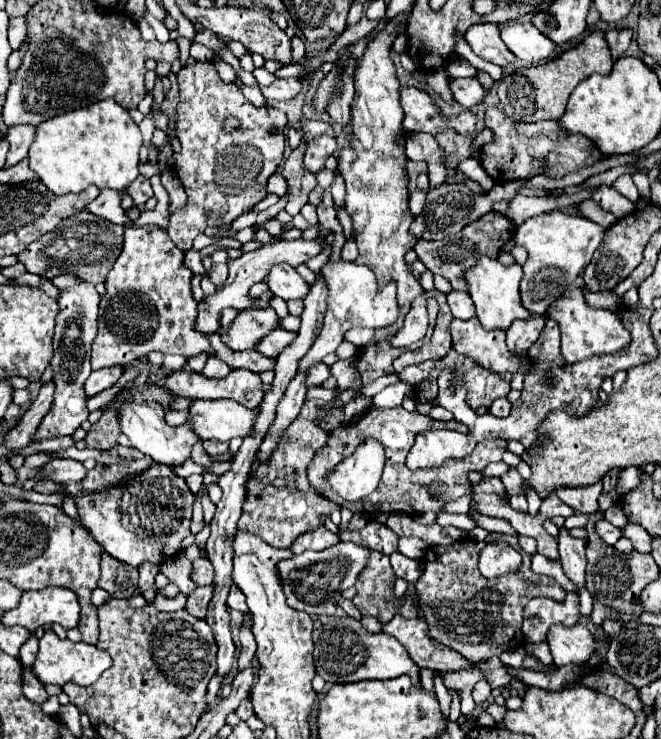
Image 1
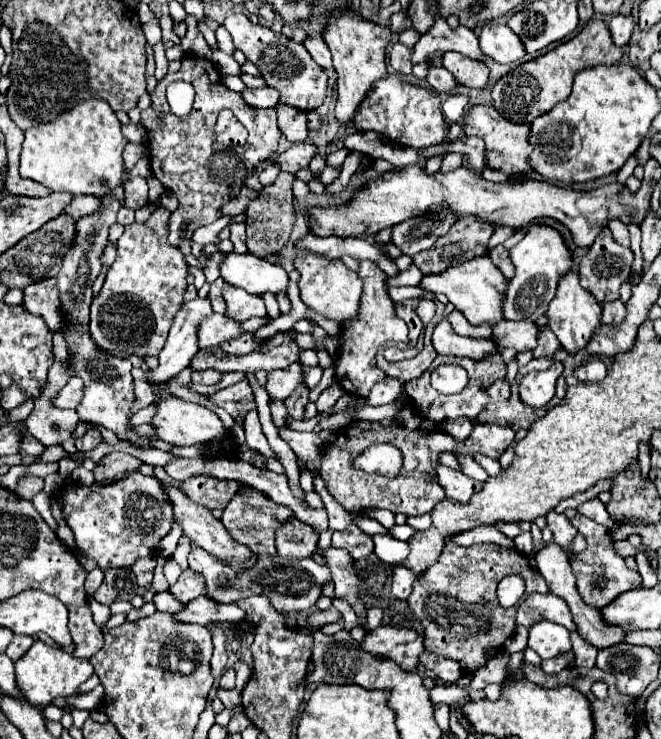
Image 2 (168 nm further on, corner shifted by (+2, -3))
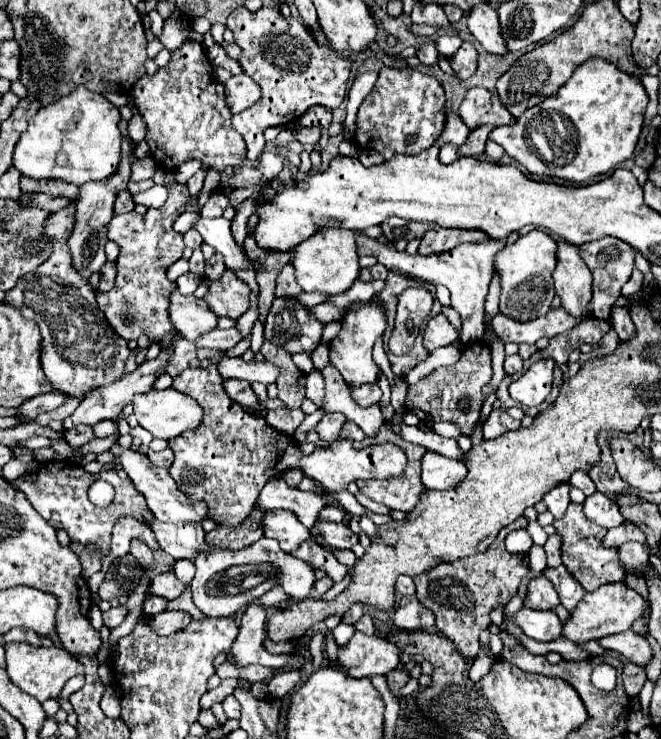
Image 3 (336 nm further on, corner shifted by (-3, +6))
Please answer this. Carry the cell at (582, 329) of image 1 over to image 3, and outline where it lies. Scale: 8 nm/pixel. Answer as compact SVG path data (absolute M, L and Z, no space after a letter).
M559 244L557 268L553 272L555 292L561 296L561 306L565 312L577 320L589 316L591 302L591 270L581 260L577 246Z

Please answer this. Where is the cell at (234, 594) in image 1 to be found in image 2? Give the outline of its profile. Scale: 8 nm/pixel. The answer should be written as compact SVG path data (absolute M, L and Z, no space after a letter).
M198 597L184 605L180 611L176 611L172 617L182 623L196 623L196 625L208 625L208 623L230 623L244 619L244 611L238 605L224 605L216 603L210 597Z

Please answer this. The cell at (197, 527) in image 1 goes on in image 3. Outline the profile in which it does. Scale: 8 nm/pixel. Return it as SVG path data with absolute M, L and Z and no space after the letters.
M180 559L175 563L174 572L181 582L189 585L195 576L196 567L189 559Z

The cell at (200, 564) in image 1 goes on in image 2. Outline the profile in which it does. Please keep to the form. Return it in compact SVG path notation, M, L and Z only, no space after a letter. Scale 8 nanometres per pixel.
M186 569L174 585L168 587L168 591L174 595L176 601L188 603L194 597L200 597L204 593L204 577L194 573L192 569Z

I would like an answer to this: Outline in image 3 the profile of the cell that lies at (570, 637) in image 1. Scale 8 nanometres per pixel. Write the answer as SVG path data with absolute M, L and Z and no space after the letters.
M521 608L515 614L515 624L523 628L523 632L539 642L551 642L561 636L563 624L557 618L553 610L531 610L531 608Z

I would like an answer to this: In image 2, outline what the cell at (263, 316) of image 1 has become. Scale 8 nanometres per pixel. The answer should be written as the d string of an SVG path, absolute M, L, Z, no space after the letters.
M210 315L210 317L204 317L198 325L198 349L210 349L210 347L218 347L220 343L232 339L232 337L238 337L242 331L240 331L240 323L238 321L232 321L224 315Z

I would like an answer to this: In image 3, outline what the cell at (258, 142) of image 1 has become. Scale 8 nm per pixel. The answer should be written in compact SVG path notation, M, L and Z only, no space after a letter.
M189 40L179 50L173 50L171 62L167 64L167 68L161 68L153 76L143 76L143 80L139 80L139 84L135 84L135 88L129 92L137 100L137 110L147 124L145 140L149 144L151 158L157 168L161 168L165 172L175 172L187 160L201 160L203 172L215 168L221 174L227 166L243 164L245 152L247 152L245 140L239 132L235 132L235 128L232 126L232 114L227 106L225 86L211 78L211 74L213 74L211 70L213 70L213 66L211 66L201 42Z

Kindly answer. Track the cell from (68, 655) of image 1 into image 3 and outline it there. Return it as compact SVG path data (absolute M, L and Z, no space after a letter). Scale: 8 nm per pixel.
M15 642L5 644L5 658L7 658L7 674L15 686L23 692L35 696L39 702L49 698L57 698L65 686L65 682L77 674L83 674L83 664L75 658L75 654L67 652L65 648L57 646L33 646L29 642Z

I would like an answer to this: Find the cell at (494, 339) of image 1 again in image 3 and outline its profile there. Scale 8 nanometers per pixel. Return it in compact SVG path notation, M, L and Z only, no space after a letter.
M437 314L427 322L427 330L425 330L425 348L427 350L437 350L441 346L449 346L455 344L459 340L459 330L443 316Z

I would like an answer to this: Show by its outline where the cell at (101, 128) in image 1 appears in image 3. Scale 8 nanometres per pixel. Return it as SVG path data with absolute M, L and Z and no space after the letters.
M81 84L63 100L41 108L29 120L29 128L15 146L13 166L31 178L57 178L77 186L89 180L105 180L115 174L121 162L123 136L117 126L119 120L119 110L105 96Z

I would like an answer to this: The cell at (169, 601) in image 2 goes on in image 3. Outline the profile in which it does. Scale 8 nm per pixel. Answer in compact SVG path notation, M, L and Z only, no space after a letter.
M151 596L149 600L145 600L143 604L143 614L149 614L149 616L155 616L159 612L163 612L167 608L169 600L163 598L163 596Z

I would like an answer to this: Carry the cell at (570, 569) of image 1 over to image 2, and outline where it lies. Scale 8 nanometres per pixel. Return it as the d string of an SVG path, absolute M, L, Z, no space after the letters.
M550 511L546 515L546 523L548 523L548 529L554 533L554 543L560 547L568 547L576 537L576 529L572 527L572 523L566 519L564 513Z

